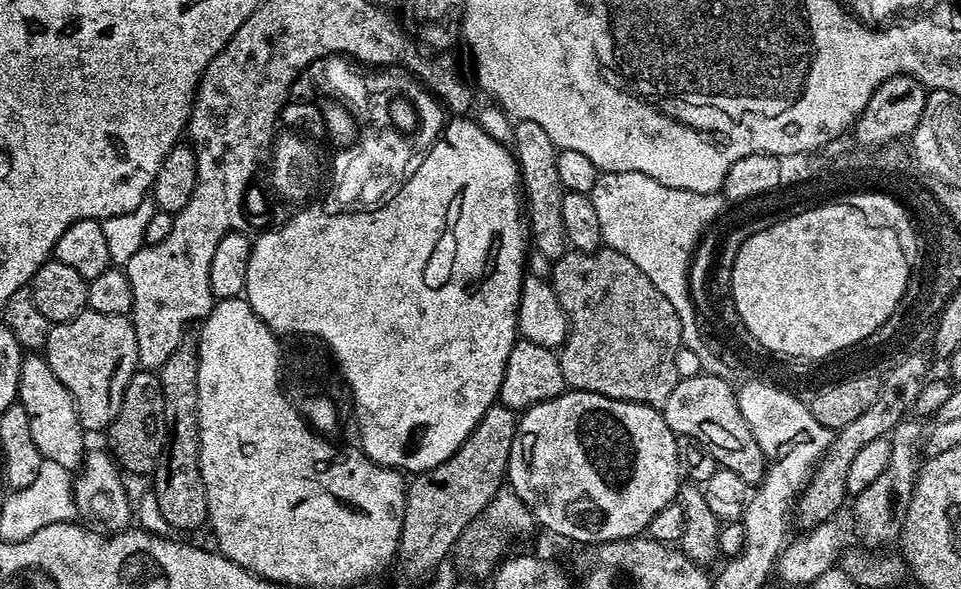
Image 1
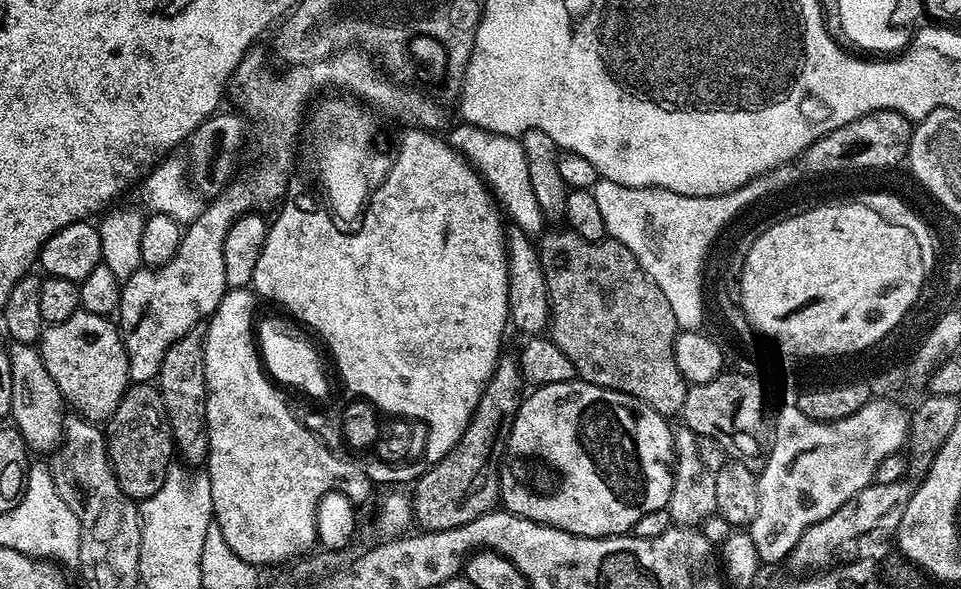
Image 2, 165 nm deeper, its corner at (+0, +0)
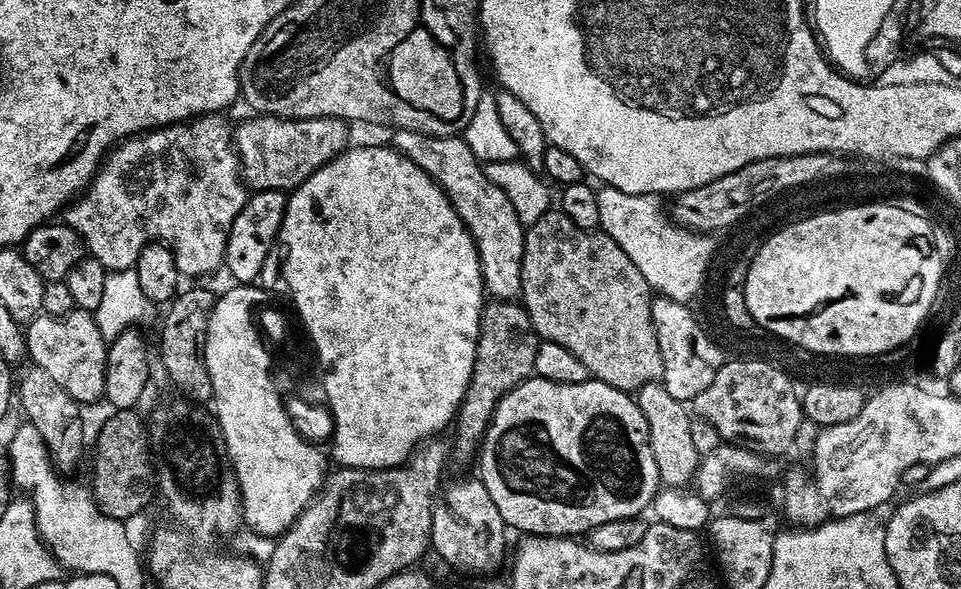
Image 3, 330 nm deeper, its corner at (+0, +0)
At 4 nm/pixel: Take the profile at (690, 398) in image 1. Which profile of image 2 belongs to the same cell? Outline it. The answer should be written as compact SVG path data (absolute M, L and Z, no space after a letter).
M722 372L708 383L691 385L680 413L685 427L697 437L716 438L731 459L751 468L757 467L767 457L772 441L772 428L769 419L768 422L766 420L764 408L766 386L763 379L756 376L742 372Z

